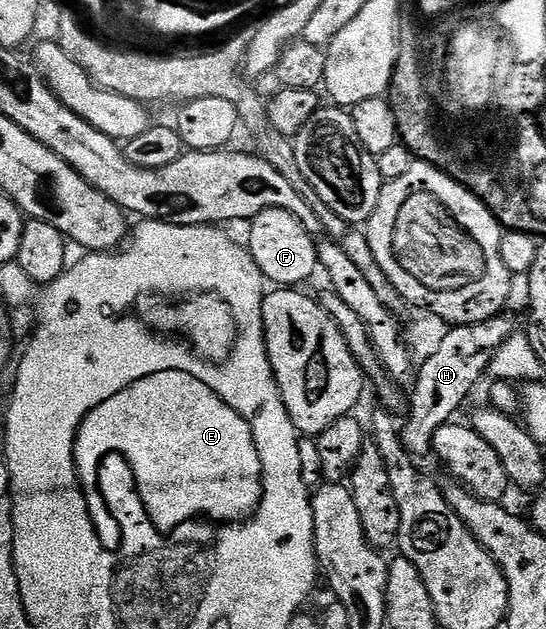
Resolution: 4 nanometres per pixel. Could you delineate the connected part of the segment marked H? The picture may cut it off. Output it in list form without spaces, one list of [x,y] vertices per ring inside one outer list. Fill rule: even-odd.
[[[506,316],[492,318],[489,322],[477,322],[471,326],[451,325],[448,336],[441,343],[440,348],[432,356],[421,362],[418,367],[418,379],[412,387],[414,399],[411,402],[409,399],[408,402],[410,419],[404,422],[404,425],[401,427],[402,443],[411,458],[423,460],[422,458],[431,457],[436,432],[455,417],[454,413],[465,404],[466,397],[477,388],[478,381],[484,376],[487,377],[490,361],[493,360],[496,352],[502,347],[503,342],[510,337],[511,333],[512,327],[510,327],[510,322],[506,319]]]

